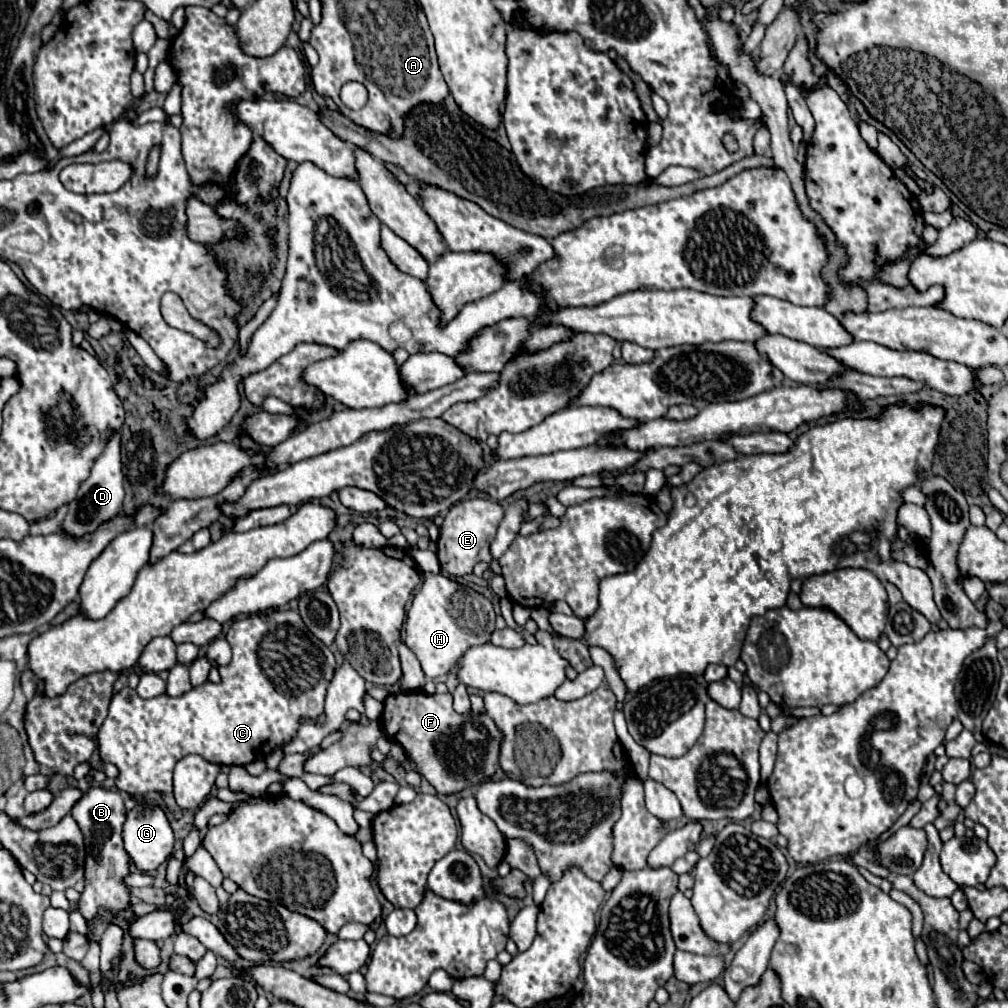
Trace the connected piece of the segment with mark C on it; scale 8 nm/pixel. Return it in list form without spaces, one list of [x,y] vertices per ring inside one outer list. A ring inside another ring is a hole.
[[[263,612],[253,614],[243,620],[235,620],[225,634],[227,642],[233,650],[233,660],[229,666],[219,668],[221,684],[201,684],[187,694],[171,698],[167,694],[155,698],[141,698],[129,686],[123,686],[109,704],[109,716],[105,718],[99,734],[97,746],[103,762],[111,762],[119,768],[119,776],[115,780],[117,788],[127,794],[147,794],[147,792],[163,792],[169,794],[173,790],[173,768],[175,764],[189,756],[199,754],[205,760],[227,764],[227,766],[245,766],[253,760],[265,760],[275,748],[283,746],[291,740],[299,728],[299,718],[309,716],[317,718],[323,712],[323,700],[327,686],[333,678],[335,656],[319,638],[315,638],[303,624],[297,612]],[[261,664],[279,664],[279,688],[275,688],[273,680],[277,676],[267,676]]]

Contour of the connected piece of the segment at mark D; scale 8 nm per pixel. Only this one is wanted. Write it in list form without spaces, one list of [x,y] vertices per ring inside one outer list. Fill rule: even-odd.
[[[115,430],[111,432],[111,438],[103,450],[103,454],[95,460],[89,478],[81,484],[77,498],[69,504],[67,518],[61,526],[61,530],[73,534],[73,536],[83,536],[87,532],[93,532],[101,522],[111,520],[117,516],[123,508],[123,466],[121,466],[121,432]]]

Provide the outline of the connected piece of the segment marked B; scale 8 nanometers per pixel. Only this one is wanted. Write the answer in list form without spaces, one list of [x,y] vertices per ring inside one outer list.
[[[89,788],[83,798],[73,806],[71,816],[81,826],[85,838],[85,890],[79,898],[79,910],[87,922],[99,916],[99,910],[107,910],[113,918],[117,918],[129,906],[129,886],[125,884],[125,876],[129,874],[131,858],[123,848],[123,824],[125,824],[125,806],[123,798],[117,790],[107,788]]]

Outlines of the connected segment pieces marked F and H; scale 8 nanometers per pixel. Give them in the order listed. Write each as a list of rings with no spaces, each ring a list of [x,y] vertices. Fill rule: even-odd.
[[[389,694],[383,708],[383,730],[391,740],[397,740],[403,746],[405,754],[415,760],[417,772],[441,794],[455,794],[467,786],[479,784],[491,778],[497,770],[501,734],[493,720],[487,714],[457,714],[453,710],[451,694]]]
[[[423,574],[423,586],[415,594],[405,622],[405,644],[419,658],[427,680],[449,674],[469,646],[487,644],[495,630],[493,604],[465,586],[441,576]]]

